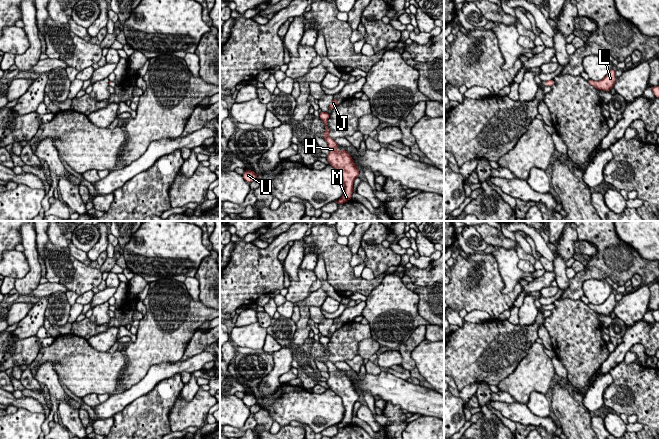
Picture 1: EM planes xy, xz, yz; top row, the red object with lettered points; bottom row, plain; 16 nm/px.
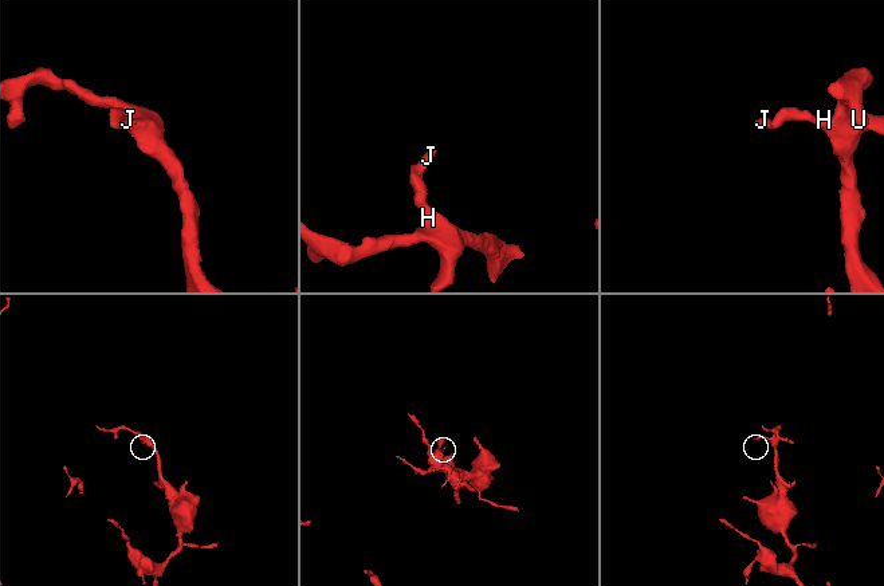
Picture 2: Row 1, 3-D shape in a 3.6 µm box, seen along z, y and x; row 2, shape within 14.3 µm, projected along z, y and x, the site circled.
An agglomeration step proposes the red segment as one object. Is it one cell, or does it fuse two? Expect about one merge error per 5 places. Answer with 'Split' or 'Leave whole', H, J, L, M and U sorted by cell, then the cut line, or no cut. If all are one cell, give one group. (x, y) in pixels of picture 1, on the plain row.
Leave whole. Groups: H J L M U. No split

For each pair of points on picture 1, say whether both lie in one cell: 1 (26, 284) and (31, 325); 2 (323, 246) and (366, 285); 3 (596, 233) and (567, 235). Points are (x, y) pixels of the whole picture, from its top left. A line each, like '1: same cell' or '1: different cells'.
1: different cells
2: same cell
3: different cells

